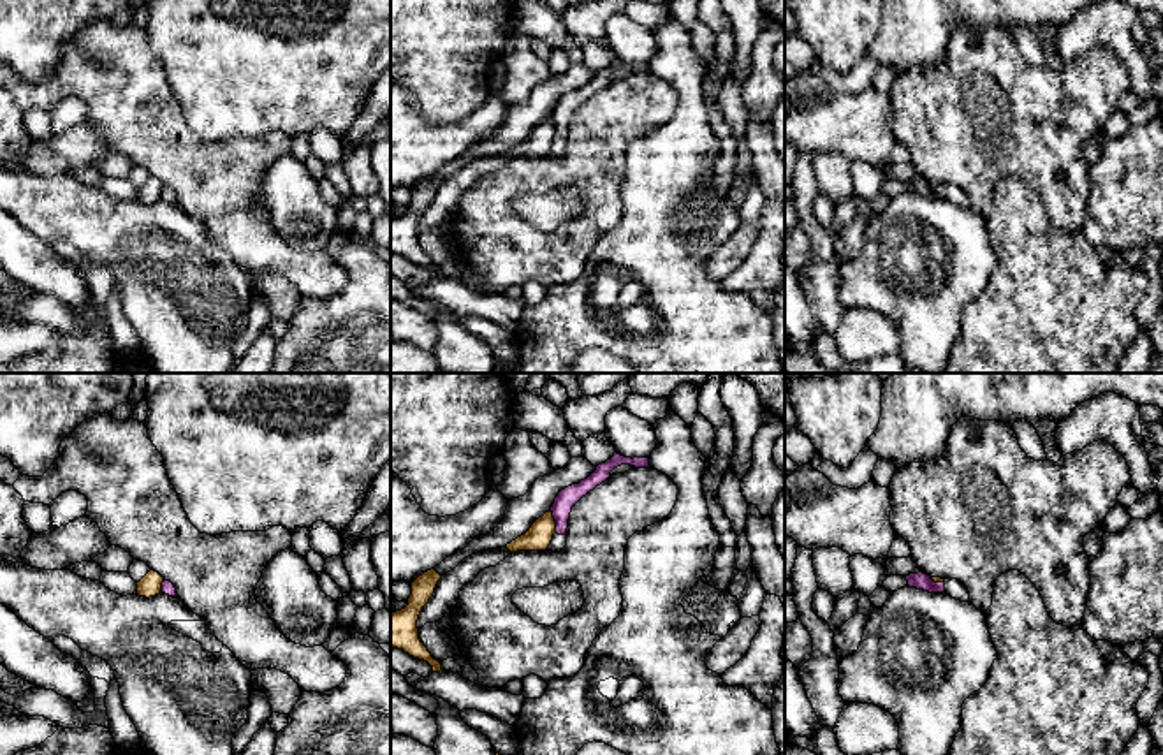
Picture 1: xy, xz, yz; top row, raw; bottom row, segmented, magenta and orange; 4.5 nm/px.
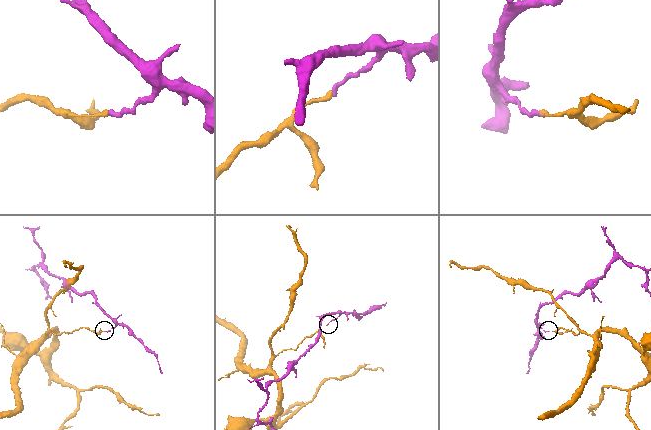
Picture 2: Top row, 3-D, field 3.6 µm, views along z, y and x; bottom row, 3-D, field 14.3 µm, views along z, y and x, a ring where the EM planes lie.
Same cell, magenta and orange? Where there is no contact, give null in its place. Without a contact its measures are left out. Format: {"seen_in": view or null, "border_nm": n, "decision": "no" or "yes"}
{"seen_in": "xz", "border_nm": 110, "decision": "no"}

